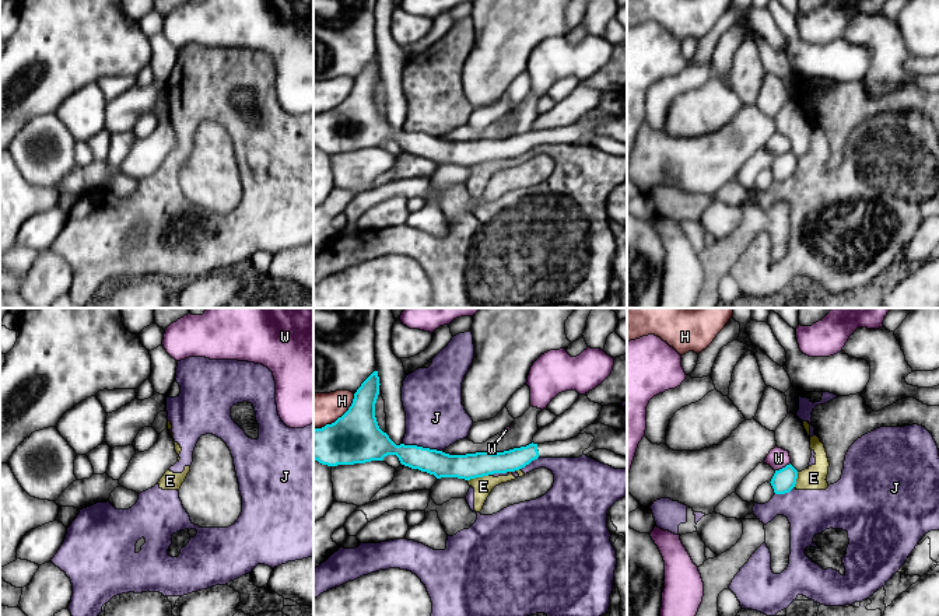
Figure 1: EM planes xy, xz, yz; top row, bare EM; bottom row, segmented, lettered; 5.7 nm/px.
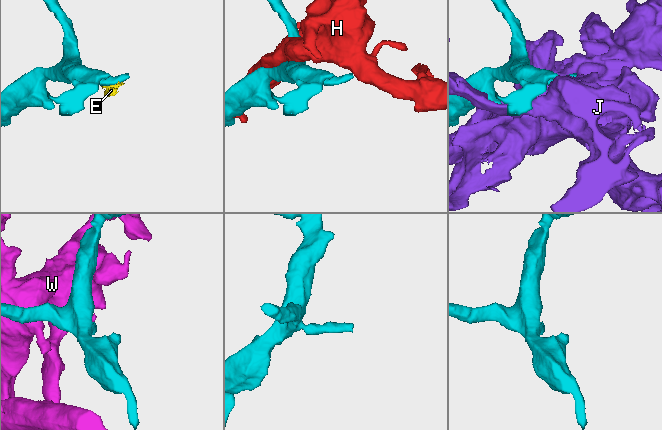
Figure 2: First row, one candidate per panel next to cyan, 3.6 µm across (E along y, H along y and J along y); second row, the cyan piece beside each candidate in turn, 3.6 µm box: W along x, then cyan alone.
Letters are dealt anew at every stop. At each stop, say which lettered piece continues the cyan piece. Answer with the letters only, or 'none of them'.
none of them

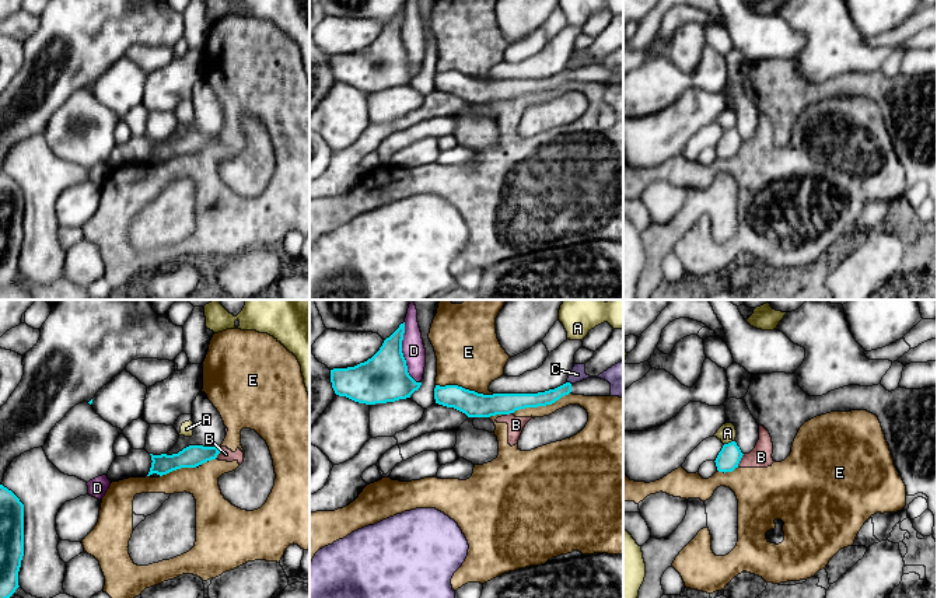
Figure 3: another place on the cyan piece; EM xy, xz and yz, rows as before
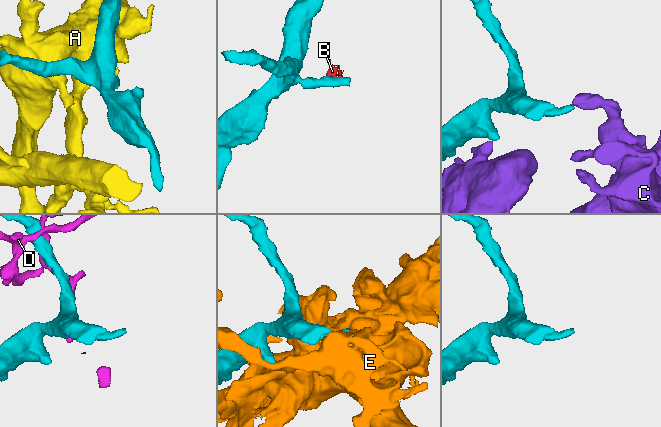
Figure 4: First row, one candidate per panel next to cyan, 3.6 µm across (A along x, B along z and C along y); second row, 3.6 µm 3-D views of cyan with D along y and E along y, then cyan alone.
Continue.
none of them

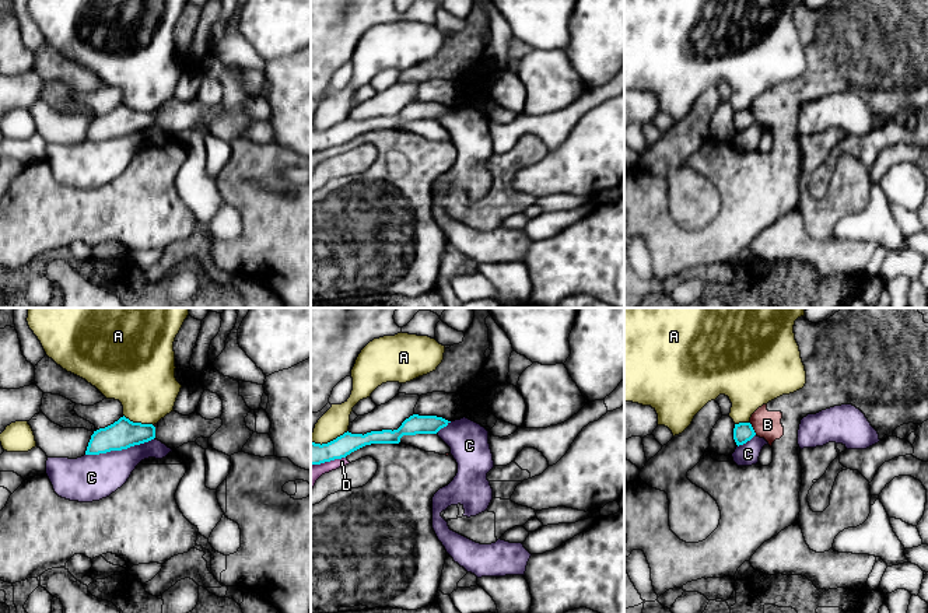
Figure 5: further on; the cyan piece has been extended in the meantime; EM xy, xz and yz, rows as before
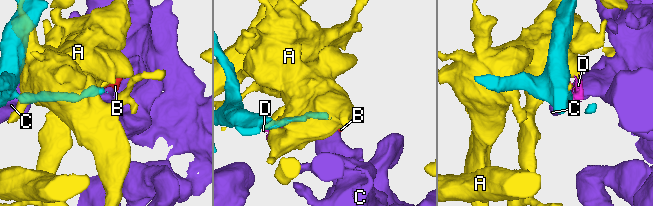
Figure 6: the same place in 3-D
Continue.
none of them

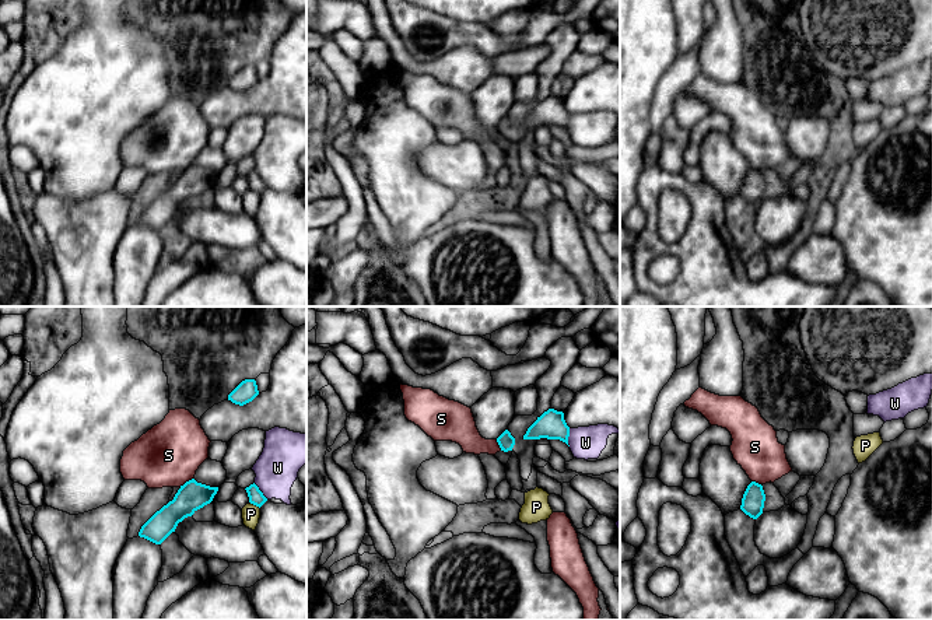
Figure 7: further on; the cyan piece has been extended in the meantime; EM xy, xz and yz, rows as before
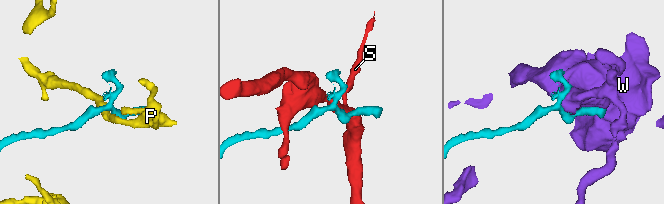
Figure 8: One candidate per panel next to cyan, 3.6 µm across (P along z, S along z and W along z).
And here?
none of them

